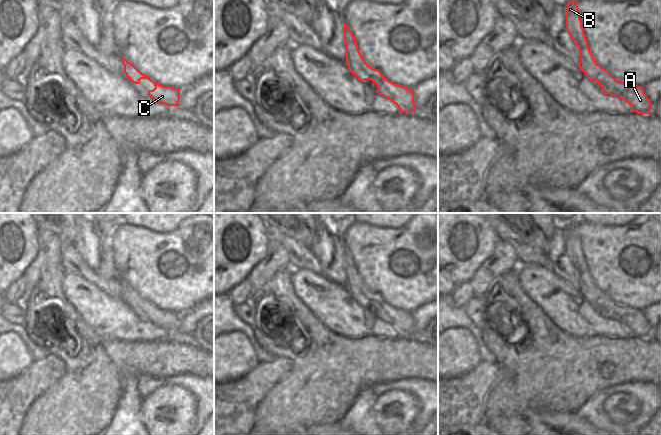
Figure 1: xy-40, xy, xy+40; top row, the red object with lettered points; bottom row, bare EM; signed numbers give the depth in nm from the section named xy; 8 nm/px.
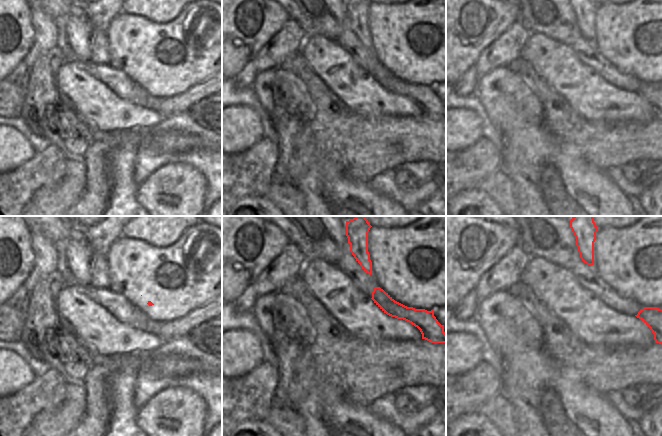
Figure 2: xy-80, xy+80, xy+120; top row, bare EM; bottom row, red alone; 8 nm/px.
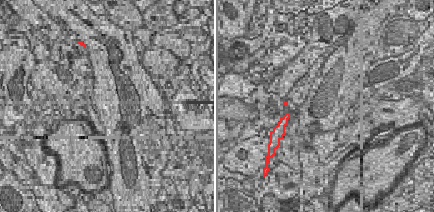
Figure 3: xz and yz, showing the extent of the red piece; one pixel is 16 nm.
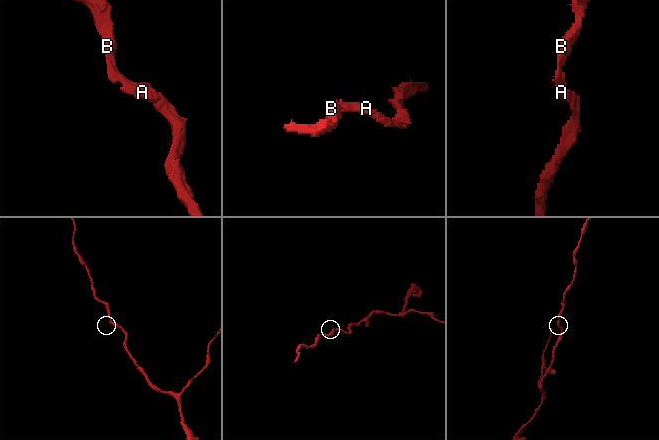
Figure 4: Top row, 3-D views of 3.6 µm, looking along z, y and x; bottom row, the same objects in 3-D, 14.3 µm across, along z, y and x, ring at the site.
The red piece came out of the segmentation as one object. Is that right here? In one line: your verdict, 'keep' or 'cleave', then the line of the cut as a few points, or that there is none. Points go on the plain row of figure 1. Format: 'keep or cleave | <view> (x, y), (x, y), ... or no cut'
keep | no cut

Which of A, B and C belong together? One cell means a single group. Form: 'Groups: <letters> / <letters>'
Groups: A B C.

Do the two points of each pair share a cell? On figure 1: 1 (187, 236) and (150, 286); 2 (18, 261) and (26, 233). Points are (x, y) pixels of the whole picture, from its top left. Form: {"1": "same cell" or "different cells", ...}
{"1": "same cell", "2": "same cell"}

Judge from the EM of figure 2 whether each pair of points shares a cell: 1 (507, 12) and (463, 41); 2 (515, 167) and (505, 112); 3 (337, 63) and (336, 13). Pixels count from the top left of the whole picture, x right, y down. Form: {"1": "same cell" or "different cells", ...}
{"1": "same cell", "2": "same cell", "3": "different cells"}

